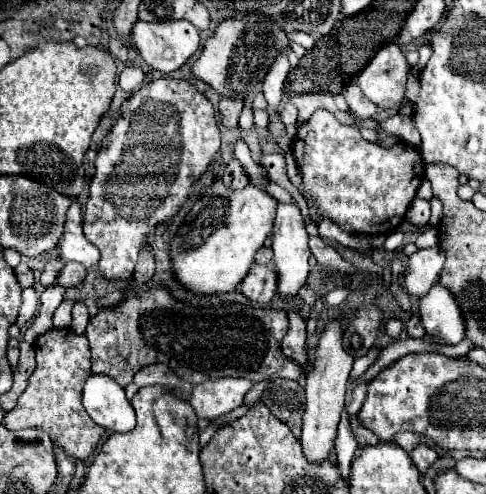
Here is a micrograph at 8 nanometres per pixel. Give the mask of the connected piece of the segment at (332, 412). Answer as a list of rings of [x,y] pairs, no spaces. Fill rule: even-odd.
[[[338,321],[326,325],[318,347],[316,347],[316,363],[314,371],[306,379],[306,411],[304,411],[304,427],[302,427],[302,449],[308,461],[324,461],[334,449],[334,437],[340,421],[340,411],[344,405],[344,393],[348,375],[354,359],[342,349],[342,329]]]

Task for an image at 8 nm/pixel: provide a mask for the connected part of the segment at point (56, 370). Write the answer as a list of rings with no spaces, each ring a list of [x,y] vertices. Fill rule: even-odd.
[[[50,329],[36,343],[36,369],[28,389],[20,395],[18,405],[4,415],[2,425],[10,431],[38,429],[48,433],[52,443],[66,455],[86,461],[100,445],[106,429],[96,425],[82,407],[82,385],[90,375],[90,345],[84,335],[74,335],[70,329]]]

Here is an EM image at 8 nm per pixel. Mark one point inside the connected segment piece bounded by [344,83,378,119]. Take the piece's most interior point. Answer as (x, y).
(363, 108)

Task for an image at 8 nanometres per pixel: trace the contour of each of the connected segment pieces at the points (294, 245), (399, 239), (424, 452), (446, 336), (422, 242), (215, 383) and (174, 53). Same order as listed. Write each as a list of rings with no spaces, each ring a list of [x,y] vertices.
[[[278,203],[272,249],[274,249],[274,267],[278,271],[278,291],[280,291],[280,295],[296,295],[298,289],[306,283],[306,277],[308,277],[308,271],[310,271],[308,269],[310,249],[308,249],[306,221],[304,221],[304,215],[302,215],[302,211],[296,203]]]
[[[397,229],[387,236],[384,247],[389,251],[395,251],[402,248],[403,241],[404,234]]]
[[[418,443],[418,445],[410,451],[410,457],[412,457],[412,461],[416,463],[416,467],[420,469],[420,473],[426,473],[426,469],[438,459],[438,453],[436,453],[432,447],[428,447],[426,443]]]
[[[438,283],[420,301],[418,315],[428,337],[438,337],[448,345],[456,345],[464,339],[462,311],[452,295]]]
[[[436,229],[422,231],[422,233],[416,237],[416,247],[418,247],[418,249],[428,249],[428,247],[434,247],[436,243],[438,243],[438,231],[436,231]]]
[[[220,377],[210,379],[206,383],[200,383],[194,387],[190,405],[194,407],[198,417],[204,419],[216,419],[244,403],[246,393],[252,389],[250,379],[238,379],[238,377]]]
[[[136,21],[130,37],[132,37],[134,47],[138,49],[142,61],[148,63],[152,69],[162,71],[162,73],[172,73],[172,71],[180,69],[200,45],[198,29],[188,21],[164,21],[164,23]]]

